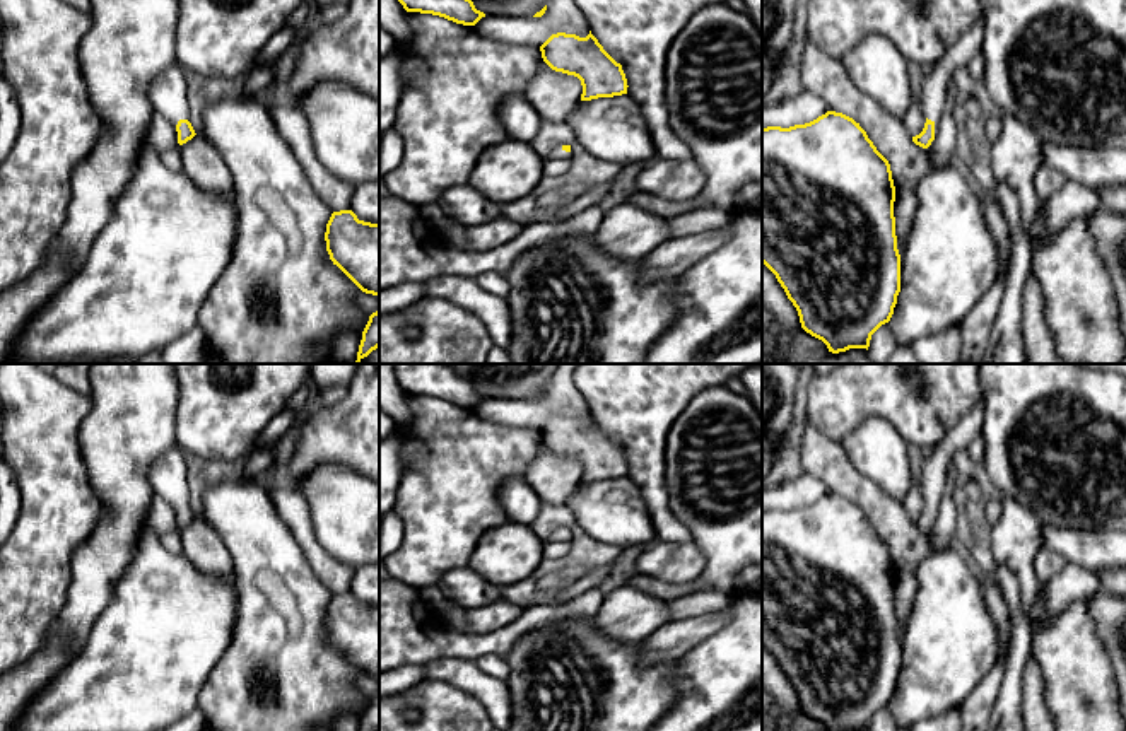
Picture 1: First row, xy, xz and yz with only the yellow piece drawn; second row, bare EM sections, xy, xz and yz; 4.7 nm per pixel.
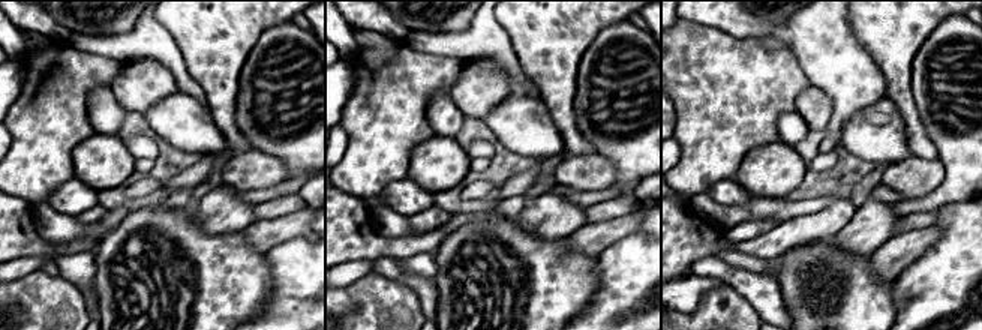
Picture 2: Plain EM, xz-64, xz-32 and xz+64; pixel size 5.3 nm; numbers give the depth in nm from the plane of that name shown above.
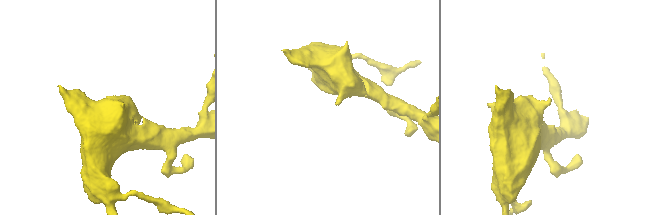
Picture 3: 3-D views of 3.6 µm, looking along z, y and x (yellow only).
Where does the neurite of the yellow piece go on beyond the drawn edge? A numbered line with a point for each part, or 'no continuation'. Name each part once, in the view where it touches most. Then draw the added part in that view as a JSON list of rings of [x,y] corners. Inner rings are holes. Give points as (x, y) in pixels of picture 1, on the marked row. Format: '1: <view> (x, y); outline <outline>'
1: xy (168, 93); outline [[[178,63],[169,67],[150,84],[149,99],[155,113],[171,123],[188,120],[188,72]]]

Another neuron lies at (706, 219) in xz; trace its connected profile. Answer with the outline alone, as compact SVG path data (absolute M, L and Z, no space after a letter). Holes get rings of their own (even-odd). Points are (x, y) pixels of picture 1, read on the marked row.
M724 208L690 210L670 220L670 234L671 237L683 237L701 231L721 229L731 220L733 213L735 210Z

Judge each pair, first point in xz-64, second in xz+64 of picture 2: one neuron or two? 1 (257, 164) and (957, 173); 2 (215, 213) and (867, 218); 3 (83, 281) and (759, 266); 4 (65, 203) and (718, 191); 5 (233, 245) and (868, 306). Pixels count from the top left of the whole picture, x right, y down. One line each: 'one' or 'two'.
1: two
2: one
3: one
4: one
5: one

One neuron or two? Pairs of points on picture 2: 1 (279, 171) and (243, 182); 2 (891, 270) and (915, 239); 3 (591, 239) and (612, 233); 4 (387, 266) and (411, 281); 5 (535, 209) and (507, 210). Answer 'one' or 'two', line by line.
1: one
2: one
3: one
4: one
5: two

